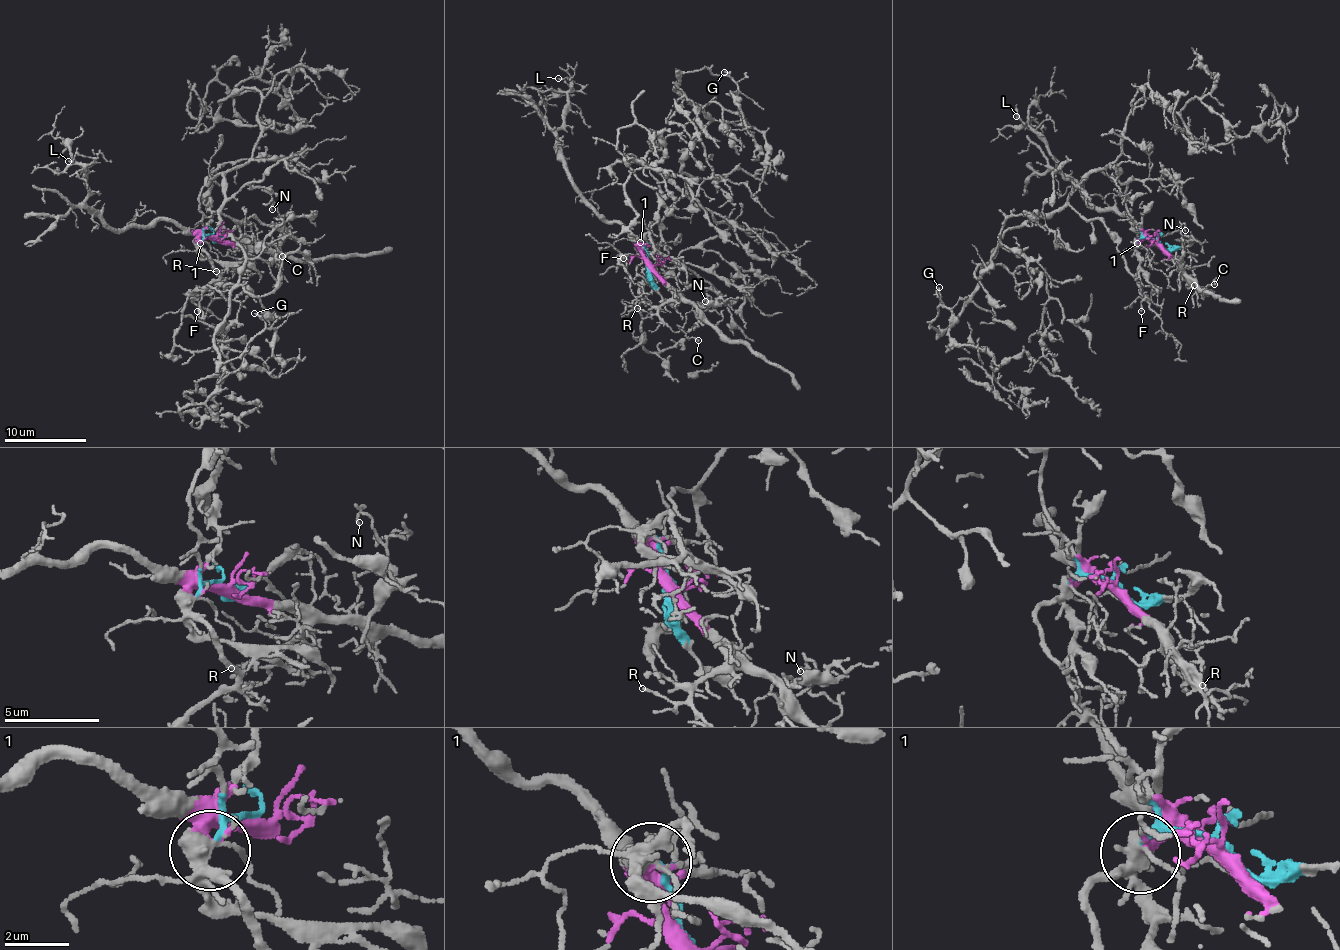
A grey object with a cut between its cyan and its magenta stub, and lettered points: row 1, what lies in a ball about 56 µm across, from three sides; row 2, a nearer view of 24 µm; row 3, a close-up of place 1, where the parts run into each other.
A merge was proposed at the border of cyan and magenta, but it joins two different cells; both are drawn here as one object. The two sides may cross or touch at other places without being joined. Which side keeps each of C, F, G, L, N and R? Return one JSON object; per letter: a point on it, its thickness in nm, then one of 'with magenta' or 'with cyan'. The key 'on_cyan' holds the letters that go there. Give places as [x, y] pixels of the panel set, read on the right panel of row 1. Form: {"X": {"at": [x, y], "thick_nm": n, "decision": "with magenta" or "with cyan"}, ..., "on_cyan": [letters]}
{"C": {"at": [1214, 284], "thick_nm": 110, "decision": "with magenta"}, "F": {"at": [1141, 311], "thick_nm": 130, "decision": "with magenta"}, "G": {"at": [939, 287], "thick_nm": 180, "decision": "with cyan"}, "L": {"at": [1016, 116], "thick_nm": 150, "decision": "with magenta"}, "N": {"at": [1185, 230], "thick_nm": 100, "decision": "with magenta"}, "R": {"at": [1194, 285], "thick_nm": 140, "decision": "with magenta"}, "on_cyan": ["G"]}

